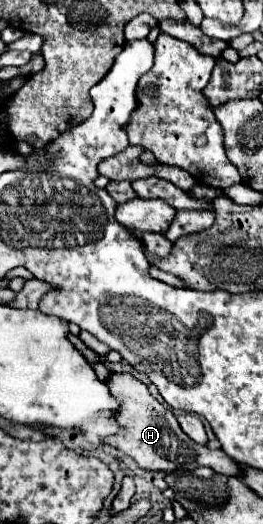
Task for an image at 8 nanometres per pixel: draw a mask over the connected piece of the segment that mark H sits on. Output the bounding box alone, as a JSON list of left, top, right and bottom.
[106,372,240,476]

